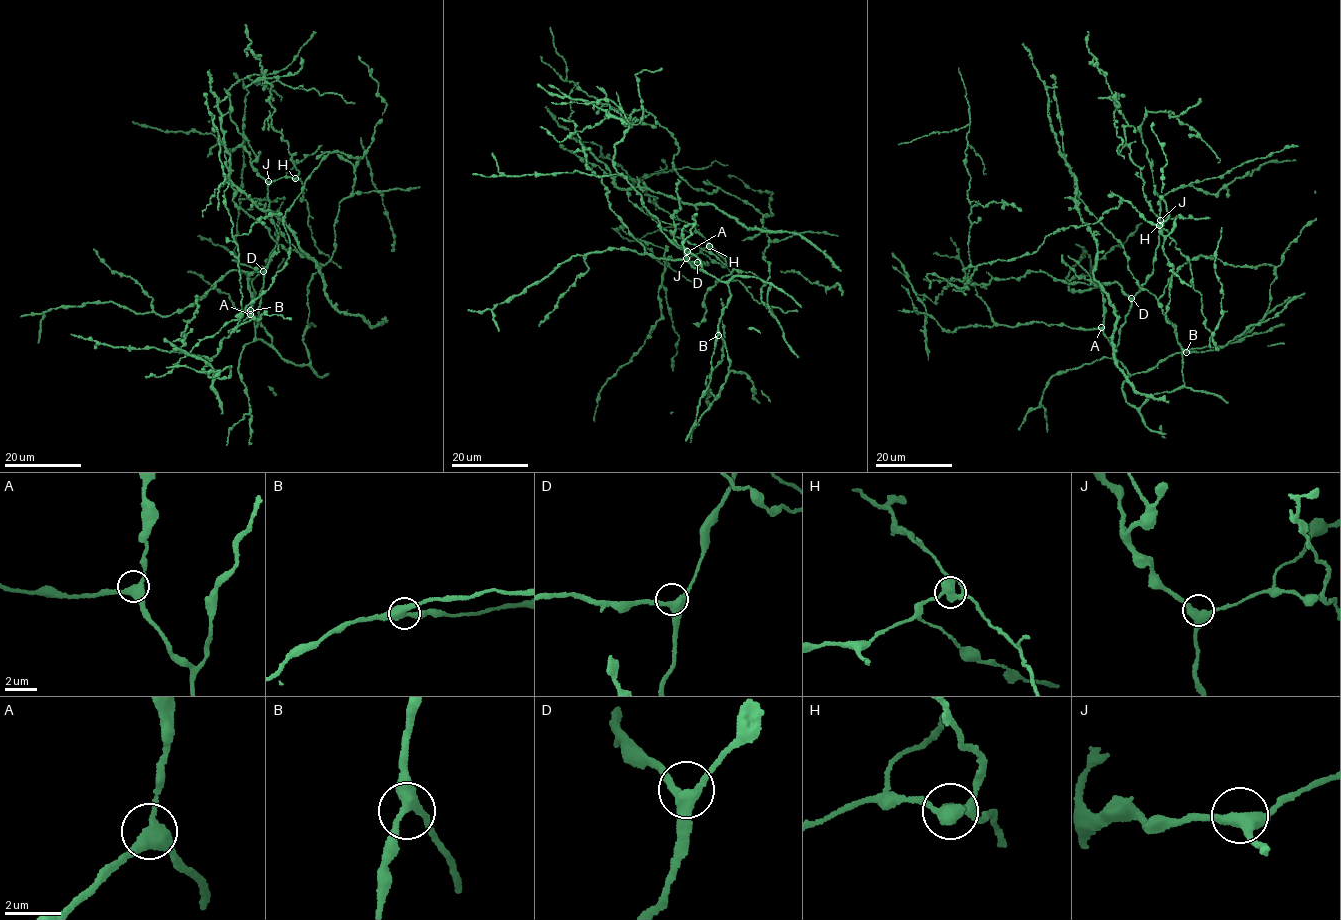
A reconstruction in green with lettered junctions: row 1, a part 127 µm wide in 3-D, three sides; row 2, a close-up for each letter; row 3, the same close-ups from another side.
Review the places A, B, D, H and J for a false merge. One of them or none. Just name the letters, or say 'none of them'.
H

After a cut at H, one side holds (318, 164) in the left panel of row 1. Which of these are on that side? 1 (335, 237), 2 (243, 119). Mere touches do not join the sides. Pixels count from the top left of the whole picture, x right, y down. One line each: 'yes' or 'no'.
1: yes
2: yes

